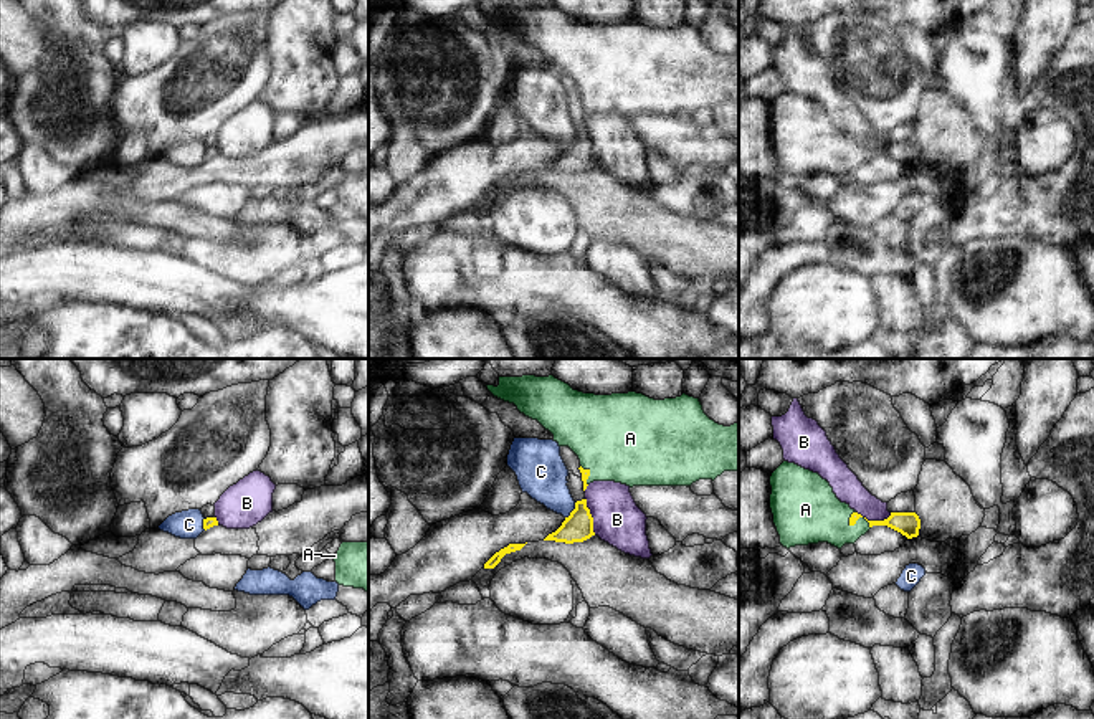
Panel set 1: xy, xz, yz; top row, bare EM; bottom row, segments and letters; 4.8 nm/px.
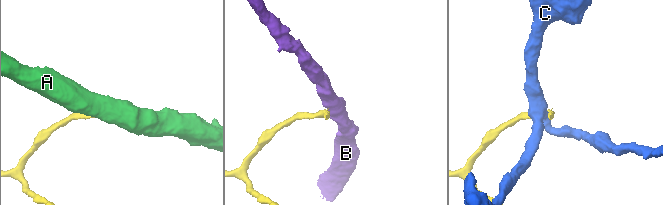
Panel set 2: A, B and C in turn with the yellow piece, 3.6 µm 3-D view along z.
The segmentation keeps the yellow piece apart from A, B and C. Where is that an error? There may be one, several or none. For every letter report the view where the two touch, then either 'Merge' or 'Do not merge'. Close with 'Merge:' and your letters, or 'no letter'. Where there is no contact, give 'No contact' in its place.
A: Touches yellow in yz. Merge
B: Touches yellow in xz. Do not merge
C: Touches yellow in xz. Do not merge
Merge: A.

